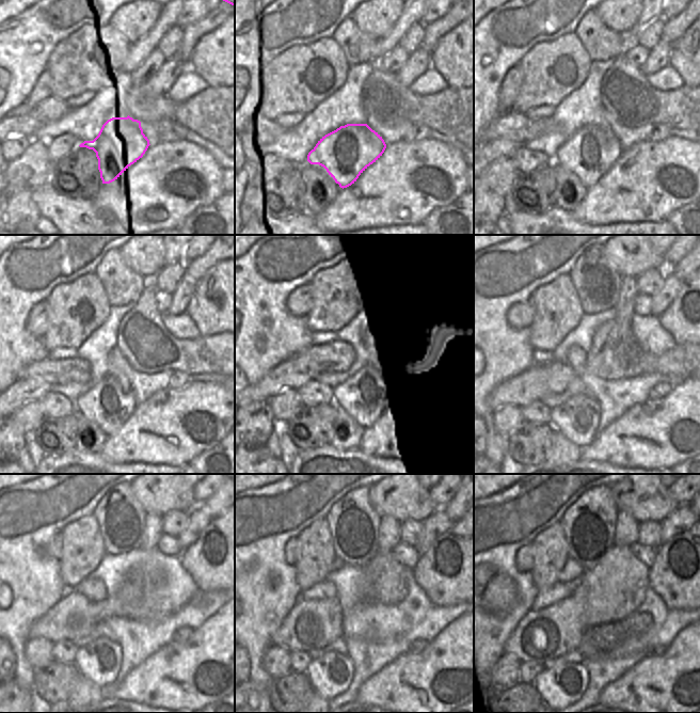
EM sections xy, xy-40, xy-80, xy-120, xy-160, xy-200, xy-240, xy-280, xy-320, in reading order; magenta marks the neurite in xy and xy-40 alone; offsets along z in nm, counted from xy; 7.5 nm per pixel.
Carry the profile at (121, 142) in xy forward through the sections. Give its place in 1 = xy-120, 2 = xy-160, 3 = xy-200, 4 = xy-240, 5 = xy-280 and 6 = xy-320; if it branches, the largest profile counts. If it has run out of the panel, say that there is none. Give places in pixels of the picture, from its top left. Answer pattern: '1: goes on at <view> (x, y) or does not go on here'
1: goes on at xy-120 (109, 401)
2: goes on at xy-160 (347, 411)
3: goes on at xy-200 (577, 420)
4: goes on at xy-240 (99, 661)
5: goes on at xy-280 (330, 674)
6: goes on at xy-320 (560, 685)

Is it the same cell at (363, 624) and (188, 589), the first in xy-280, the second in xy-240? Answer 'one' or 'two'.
one

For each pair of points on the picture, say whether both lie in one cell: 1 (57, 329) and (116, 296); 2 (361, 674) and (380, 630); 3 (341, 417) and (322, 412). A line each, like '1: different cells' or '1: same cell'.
1: different cells
2: different cells
3: same cell

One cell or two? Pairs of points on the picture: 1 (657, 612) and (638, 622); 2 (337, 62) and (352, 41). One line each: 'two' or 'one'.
1: one
2: two

